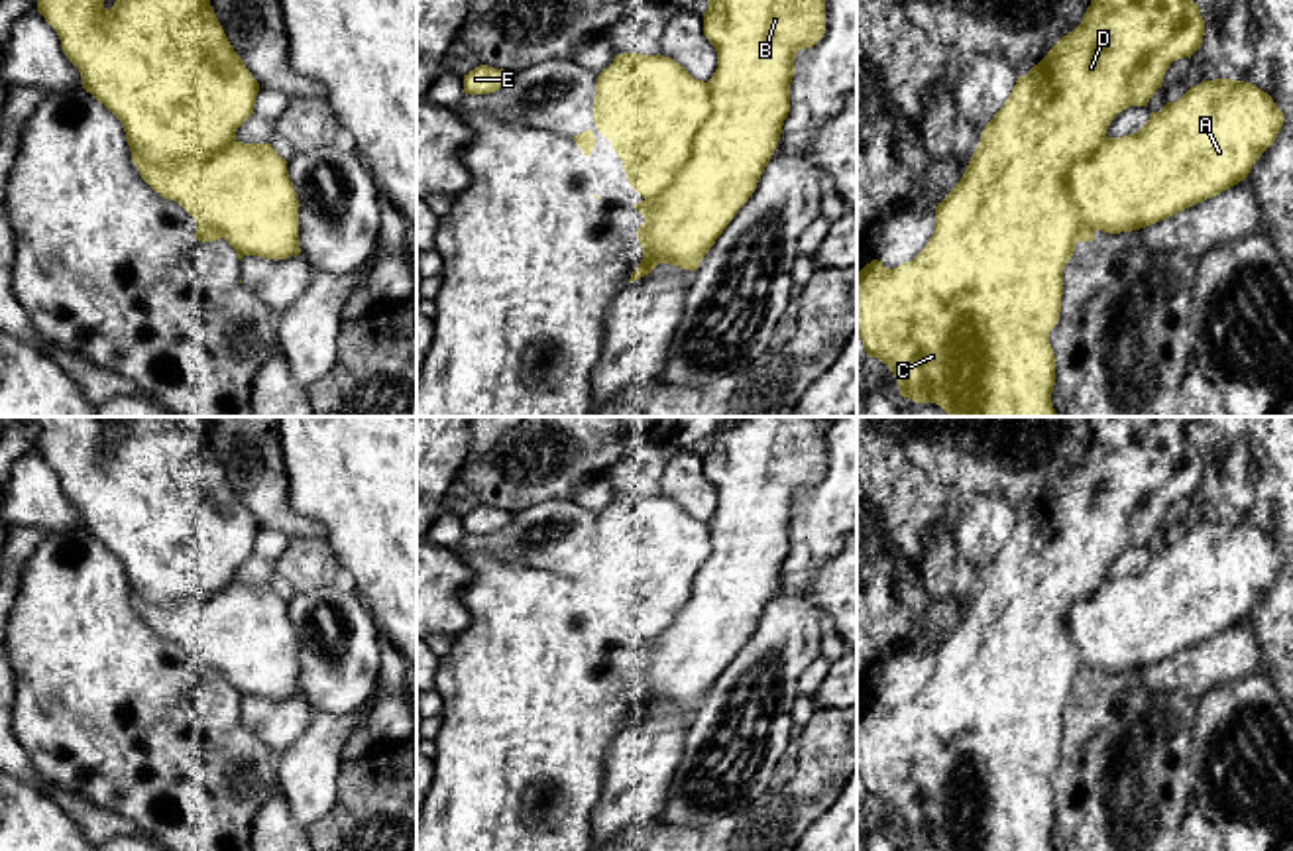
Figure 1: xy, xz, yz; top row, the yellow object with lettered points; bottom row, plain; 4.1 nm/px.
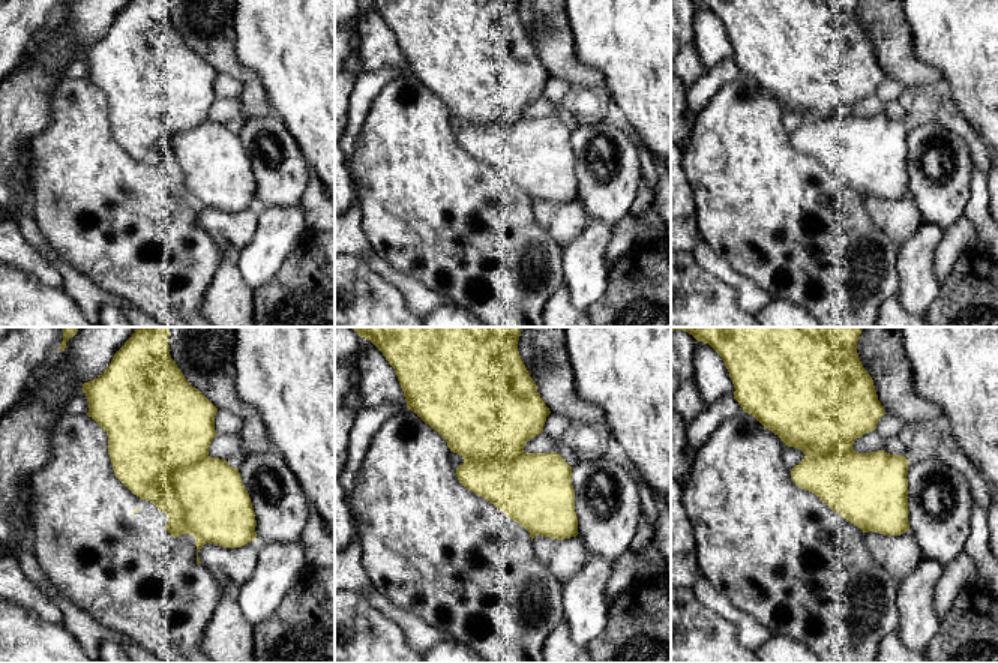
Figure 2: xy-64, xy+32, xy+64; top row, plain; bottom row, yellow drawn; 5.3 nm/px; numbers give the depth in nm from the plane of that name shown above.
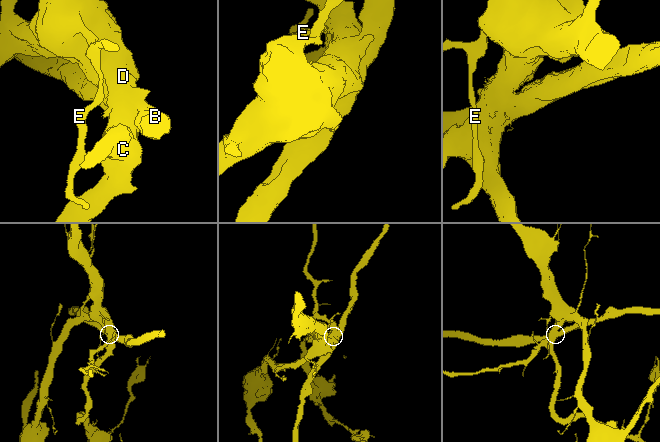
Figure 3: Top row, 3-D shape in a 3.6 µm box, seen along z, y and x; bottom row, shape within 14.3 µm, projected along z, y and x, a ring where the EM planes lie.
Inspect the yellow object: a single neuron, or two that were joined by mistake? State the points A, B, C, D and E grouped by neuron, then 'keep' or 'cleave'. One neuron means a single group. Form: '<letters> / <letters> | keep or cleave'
A B / C D E | cleave

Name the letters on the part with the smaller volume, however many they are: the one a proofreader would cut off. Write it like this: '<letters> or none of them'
A, B

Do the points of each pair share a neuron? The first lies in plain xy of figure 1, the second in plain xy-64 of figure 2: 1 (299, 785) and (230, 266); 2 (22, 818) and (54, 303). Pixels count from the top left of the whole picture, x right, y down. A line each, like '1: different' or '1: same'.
1: different
2: same

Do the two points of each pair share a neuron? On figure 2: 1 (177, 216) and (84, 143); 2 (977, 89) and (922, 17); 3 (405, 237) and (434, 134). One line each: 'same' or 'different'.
1: same
2: same
3: same

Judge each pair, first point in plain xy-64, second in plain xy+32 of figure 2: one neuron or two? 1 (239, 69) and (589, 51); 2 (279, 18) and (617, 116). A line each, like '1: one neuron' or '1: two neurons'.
1: two neurons
2: two neurons

